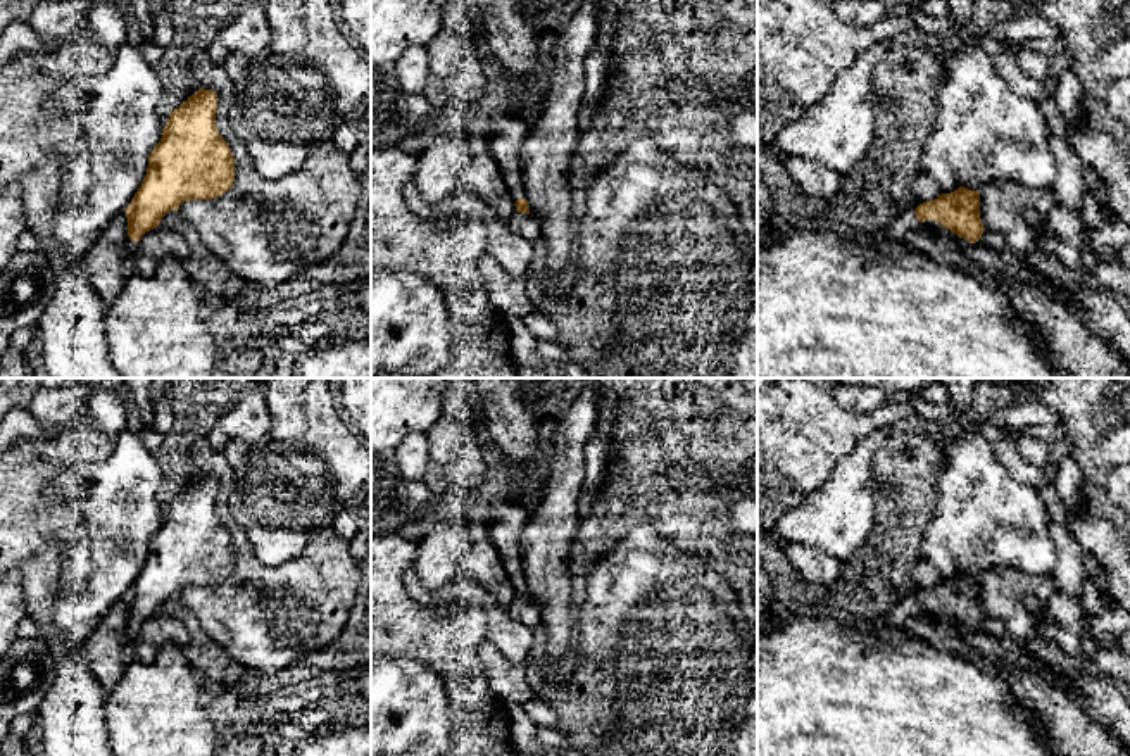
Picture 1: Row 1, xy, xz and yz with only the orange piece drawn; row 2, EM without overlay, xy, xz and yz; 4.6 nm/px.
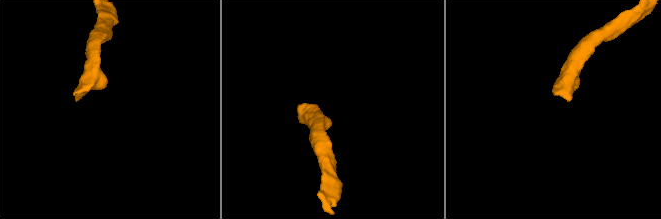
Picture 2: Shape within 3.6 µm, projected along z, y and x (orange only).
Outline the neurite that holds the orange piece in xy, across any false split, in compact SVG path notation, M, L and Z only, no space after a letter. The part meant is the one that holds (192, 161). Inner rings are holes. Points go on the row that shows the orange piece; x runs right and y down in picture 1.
M200 88L171 112L128 217L126 249L133 257L141 236L183 202L212 200L231 190L235 157L216 126L217 95Z

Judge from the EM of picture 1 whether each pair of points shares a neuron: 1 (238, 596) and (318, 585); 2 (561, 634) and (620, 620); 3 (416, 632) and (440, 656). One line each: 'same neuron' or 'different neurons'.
1: same neuron
2: different neurons
3: same neuron

